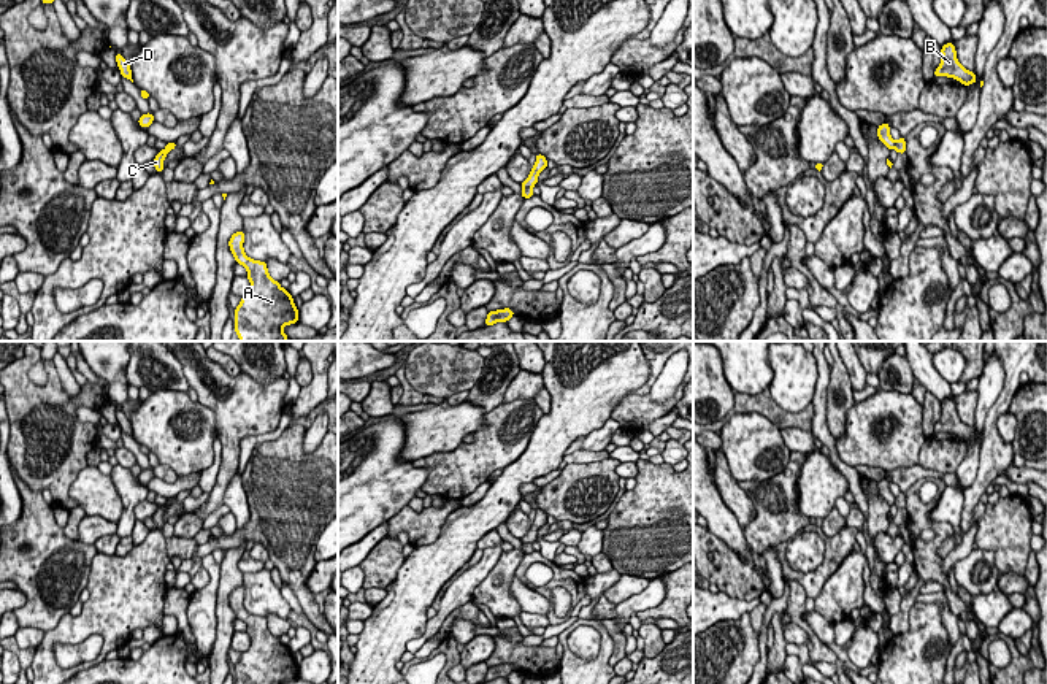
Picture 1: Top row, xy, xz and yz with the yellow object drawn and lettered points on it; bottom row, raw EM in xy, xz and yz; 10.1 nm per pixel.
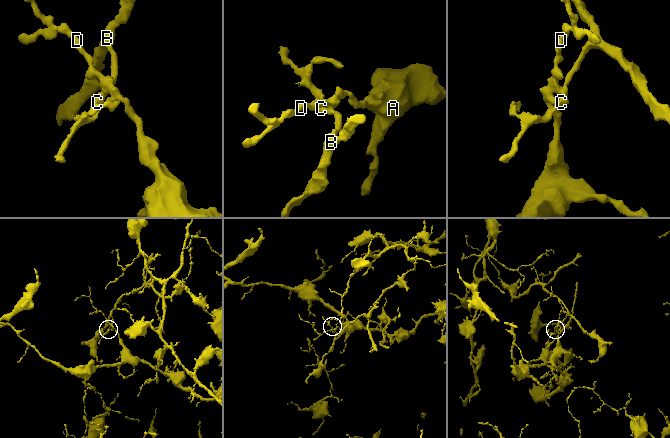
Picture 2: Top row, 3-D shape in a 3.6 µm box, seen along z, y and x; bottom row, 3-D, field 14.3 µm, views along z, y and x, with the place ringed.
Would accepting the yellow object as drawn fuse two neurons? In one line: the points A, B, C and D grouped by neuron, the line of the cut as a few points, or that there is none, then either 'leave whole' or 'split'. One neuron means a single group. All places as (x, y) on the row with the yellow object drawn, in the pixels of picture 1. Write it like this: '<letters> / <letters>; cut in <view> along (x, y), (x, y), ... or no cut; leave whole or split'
A D / B C; cut in xz along (522, 186), (530, 188); split

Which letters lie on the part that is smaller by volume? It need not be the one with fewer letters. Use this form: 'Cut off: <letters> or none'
Cut off: B, C

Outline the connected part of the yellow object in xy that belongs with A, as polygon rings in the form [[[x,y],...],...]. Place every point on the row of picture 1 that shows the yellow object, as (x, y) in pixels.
[[[244,230],[232,235],[228,246],[247,270],[251,290],[235,308],[235,332],[240,341],[287,341],[284,325],[298,322],[298,309],[289,290],[268,275],[267,262],[249,259],[243,249]]]

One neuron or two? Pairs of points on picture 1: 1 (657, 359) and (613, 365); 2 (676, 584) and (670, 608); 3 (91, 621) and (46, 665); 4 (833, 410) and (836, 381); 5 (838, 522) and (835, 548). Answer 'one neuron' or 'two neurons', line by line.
1: two neurons
2: one neuron
3: one neuron
4: one neuron
5: two neurons

